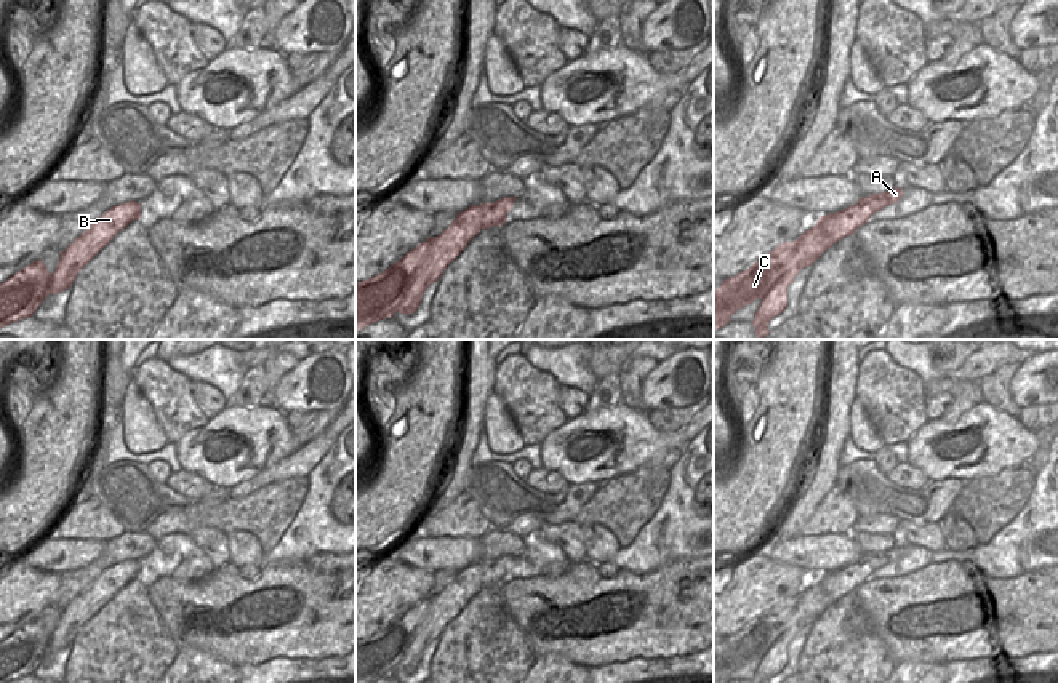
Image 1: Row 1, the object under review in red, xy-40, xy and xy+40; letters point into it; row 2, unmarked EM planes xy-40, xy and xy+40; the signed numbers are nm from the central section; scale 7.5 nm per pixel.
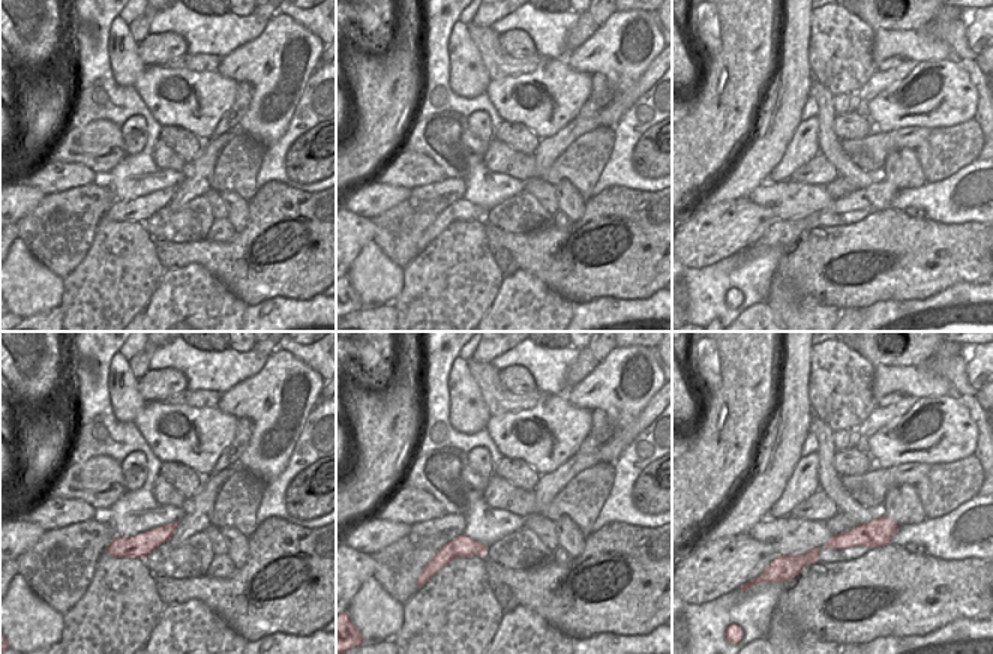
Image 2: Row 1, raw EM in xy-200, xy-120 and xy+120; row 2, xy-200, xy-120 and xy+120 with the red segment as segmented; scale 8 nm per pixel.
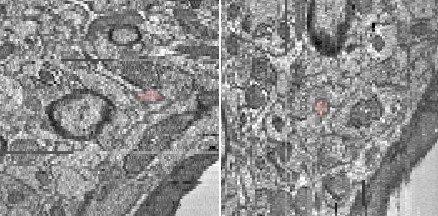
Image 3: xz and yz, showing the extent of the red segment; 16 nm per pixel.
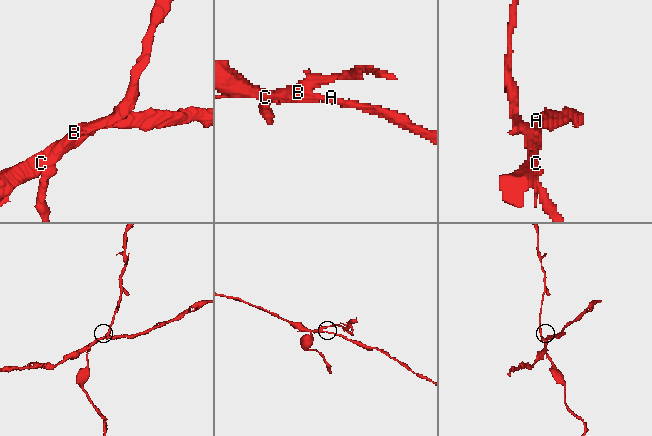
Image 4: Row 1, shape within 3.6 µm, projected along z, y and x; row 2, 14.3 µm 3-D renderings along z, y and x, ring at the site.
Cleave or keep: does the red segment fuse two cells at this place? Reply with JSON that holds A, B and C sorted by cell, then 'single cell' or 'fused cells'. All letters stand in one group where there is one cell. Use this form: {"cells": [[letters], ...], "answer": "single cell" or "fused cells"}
{"cells": [["A", "C"], ["B"]], "answer": "fused cells"}

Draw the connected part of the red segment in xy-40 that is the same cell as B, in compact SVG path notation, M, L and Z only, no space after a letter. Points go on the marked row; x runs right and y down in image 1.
M133 200L115 205L98 218L88 230L59 253L61 259L51 278L50 294L70 288L77 274L134 219L141 219L141 203Z

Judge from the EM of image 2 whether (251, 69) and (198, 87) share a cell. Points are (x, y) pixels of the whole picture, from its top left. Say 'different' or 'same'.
different

